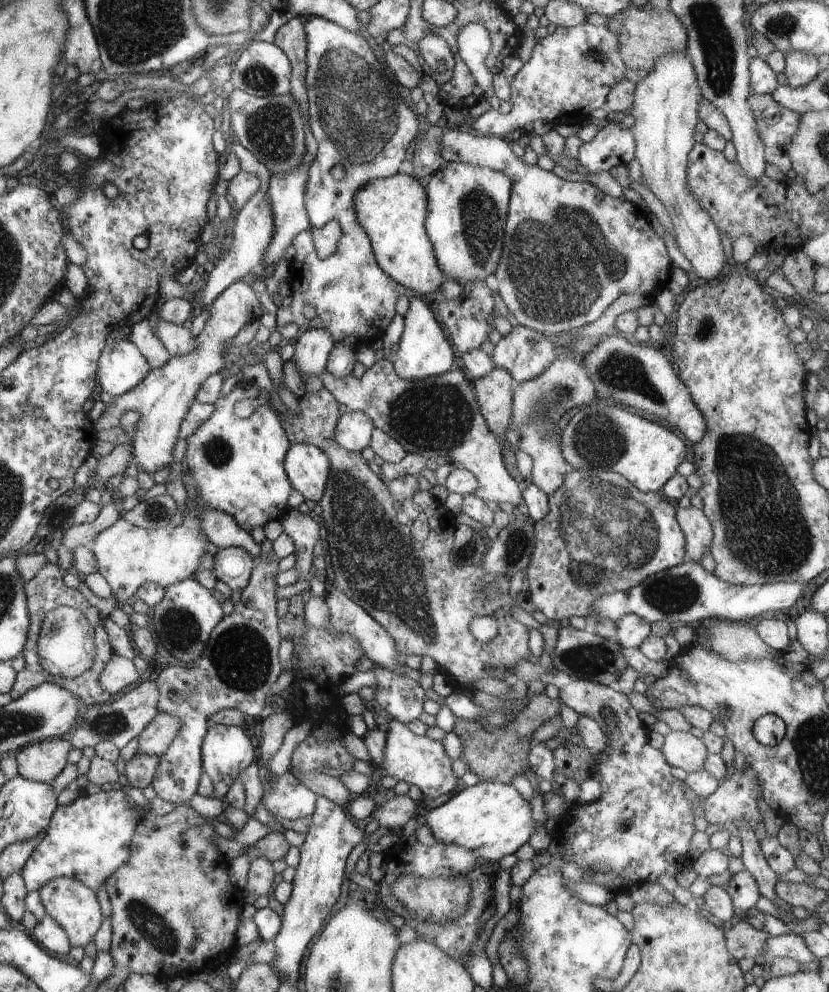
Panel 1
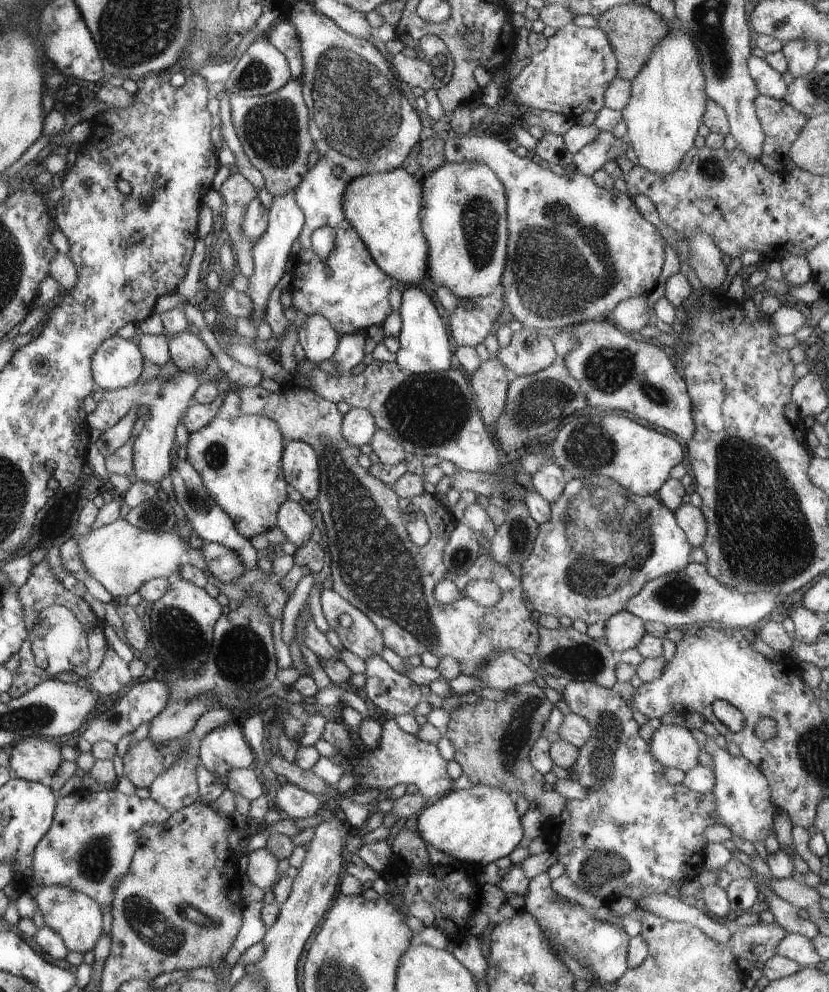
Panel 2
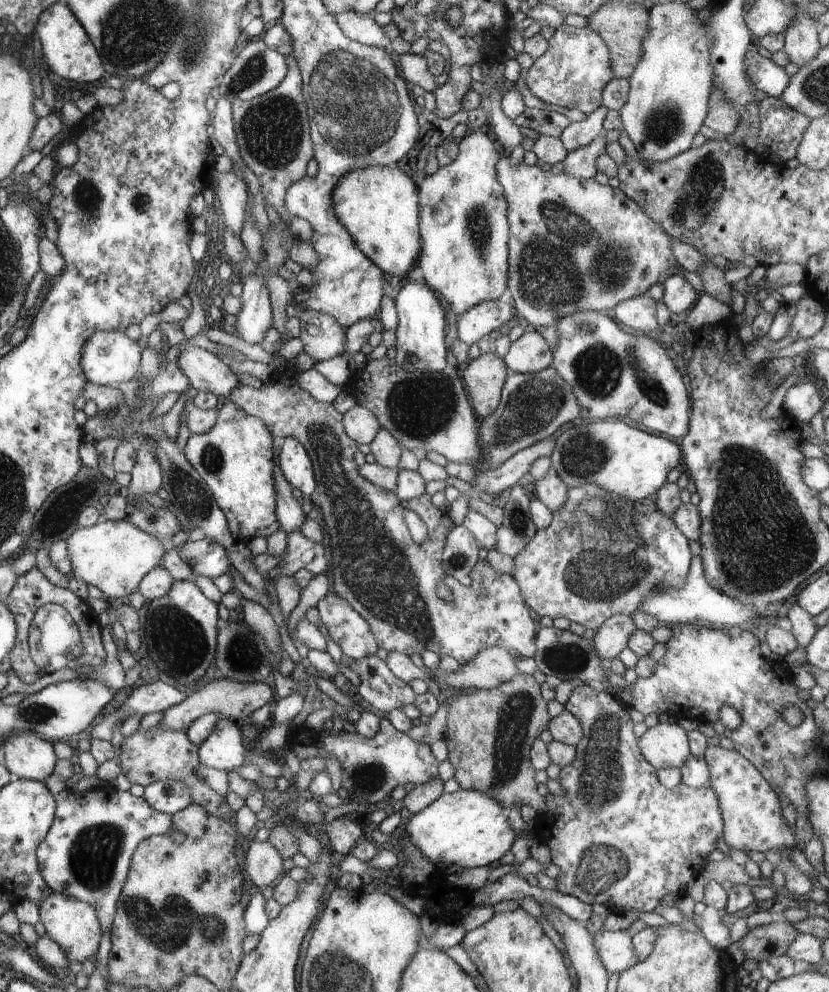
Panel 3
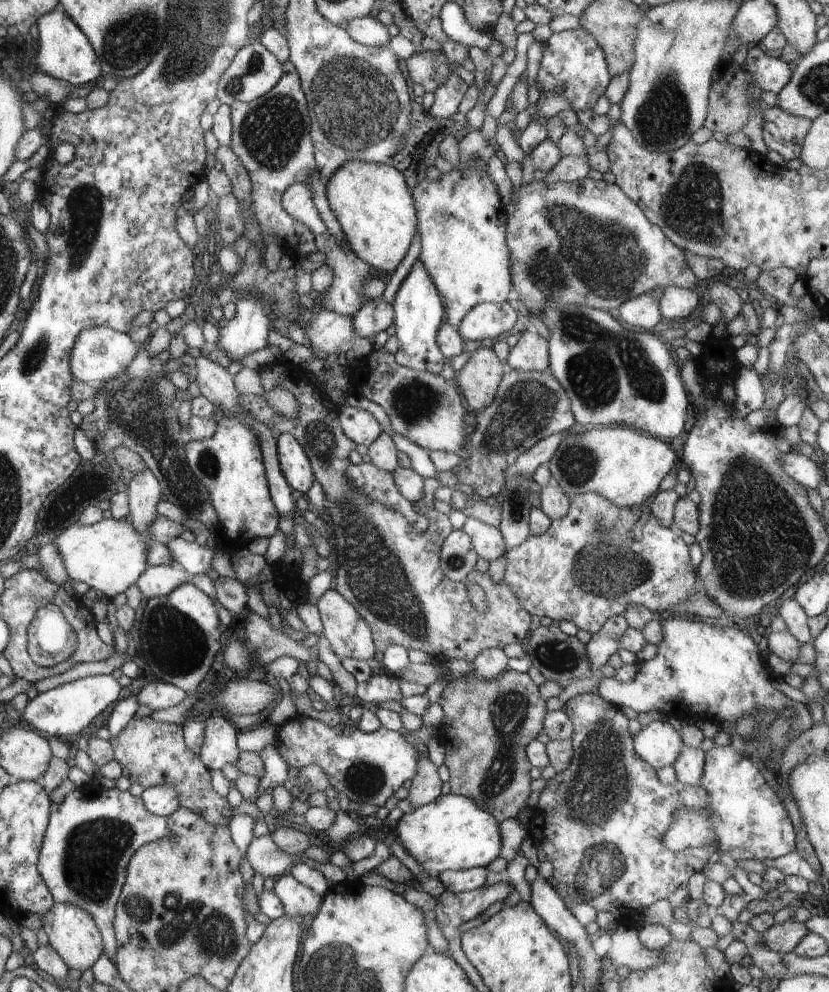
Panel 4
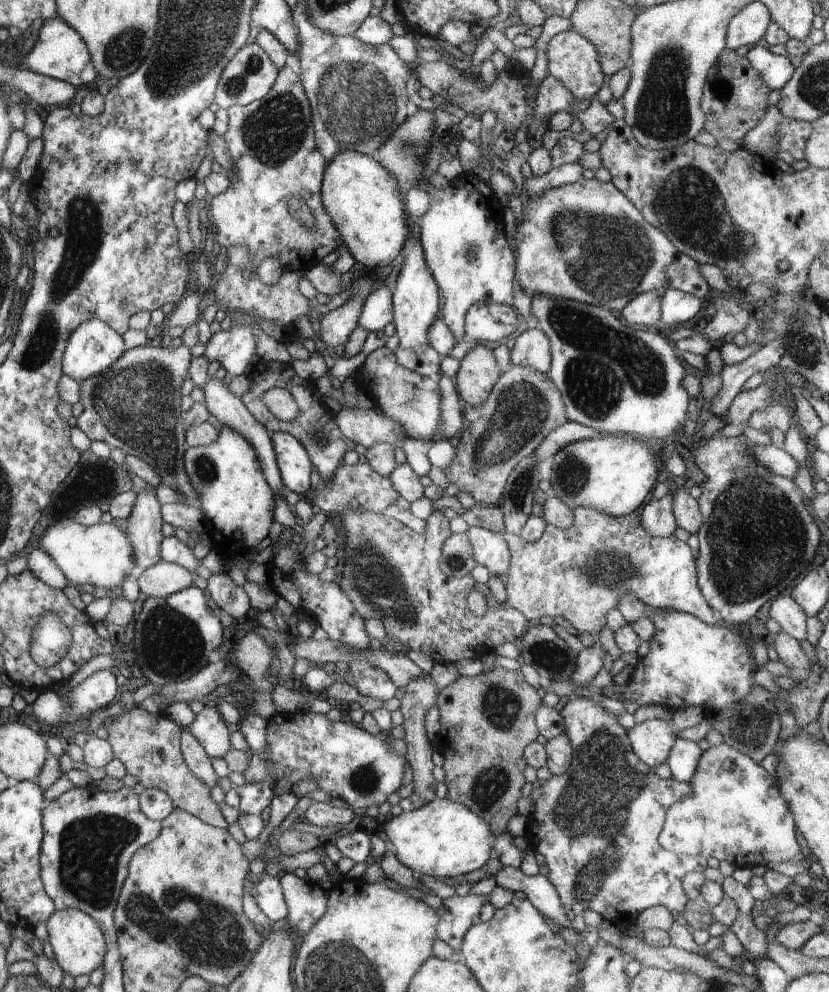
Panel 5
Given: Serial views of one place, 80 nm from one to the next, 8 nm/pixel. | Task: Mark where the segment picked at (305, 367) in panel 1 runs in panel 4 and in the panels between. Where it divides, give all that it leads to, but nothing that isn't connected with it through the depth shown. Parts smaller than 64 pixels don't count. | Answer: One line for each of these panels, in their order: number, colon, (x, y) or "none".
2: (319, 339)
3: (323, 337)
4: (330, 333)

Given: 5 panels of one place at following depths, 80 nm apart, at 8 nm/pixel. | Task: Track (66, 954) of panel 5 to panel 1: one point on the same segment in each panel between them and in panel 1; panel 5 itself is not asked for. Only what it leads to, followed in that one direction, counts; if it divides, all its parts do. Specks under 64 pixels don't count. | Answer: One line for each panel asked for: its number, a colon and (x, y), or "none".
1: (74, 906)
2: (77, 918)
3: (75, 926)
4: (72, 932)

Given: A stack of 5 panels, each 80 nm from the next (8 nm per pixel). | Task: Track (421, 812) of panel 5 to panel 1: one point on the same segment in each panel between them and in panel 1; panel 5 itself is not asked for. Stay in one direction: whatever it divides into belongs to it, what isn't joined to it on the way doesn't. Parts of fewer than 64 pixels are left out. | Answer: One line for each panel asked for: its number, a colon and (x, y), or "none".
1: (492, 820)
2: (476, 826)
3: (469, 829)
4: (452, 833)

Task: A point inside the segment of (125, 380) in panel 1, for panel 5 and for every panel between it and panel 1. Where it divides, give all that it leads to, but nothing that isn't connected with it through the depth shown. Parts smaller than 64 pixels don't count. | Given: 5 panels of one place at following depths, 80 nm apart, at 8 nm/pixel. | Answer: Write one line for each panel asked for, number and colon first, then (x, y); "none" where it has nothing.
2: (117, 362)
3: (110, 357)
4: (100, 354)
5: (95, 347)

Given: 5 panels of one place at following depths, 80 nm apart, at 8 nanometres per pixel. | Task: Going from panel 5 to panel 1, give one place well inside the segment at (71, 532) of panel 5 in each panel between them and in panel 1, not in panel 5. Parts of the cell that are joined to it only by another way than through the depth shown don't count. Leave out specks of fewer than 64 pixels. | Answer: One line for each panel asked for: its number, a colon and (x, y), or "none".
1: (128, 556)
2: (122, 557)
3: (114, 556)
4: (109, 556)

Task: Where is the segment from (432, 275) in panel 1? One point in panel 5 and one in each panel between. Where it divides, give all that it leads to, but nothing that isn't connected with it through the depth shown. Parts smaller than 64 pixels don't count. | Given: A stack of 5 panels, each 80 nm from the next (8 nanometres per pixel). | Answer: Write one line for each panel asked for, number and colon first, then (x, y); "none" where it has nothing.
2: (384, 207)
3: (379, 205)
4: (371, 202)
5: (364, 199)

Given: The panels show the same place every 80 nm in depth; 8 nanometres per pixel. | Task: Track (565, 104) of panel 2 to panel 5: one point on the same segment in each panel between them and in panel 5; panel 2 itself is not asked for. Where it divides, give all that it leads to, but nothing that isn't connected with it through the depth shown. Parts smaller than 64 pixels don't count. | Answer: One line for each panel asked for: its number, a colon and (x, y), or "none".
3: (572, 73)
4: (574, 65)
5: (572, 59)

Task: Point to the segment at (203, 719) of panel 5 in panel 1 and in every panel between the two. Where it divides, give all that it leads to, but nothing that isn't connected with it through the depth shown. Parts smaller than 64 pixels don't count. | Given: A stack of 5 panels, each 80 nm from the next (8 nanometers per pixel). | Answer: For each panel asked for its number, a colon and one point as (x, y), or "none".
1: (227, 751)
2: (222, 750)
3: (224, 748)
4: (219, 747)

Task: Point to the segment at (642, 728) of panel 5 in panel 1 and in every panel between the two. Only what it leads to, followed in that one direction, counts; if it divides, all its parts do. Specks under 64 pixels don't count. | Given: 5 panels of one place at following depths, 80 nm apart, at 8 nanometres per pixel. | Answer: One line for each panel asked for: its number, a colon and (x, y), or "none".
1: (682, 749)
2: (673, 746)
3: (665, 744)
4: (658, 744)

